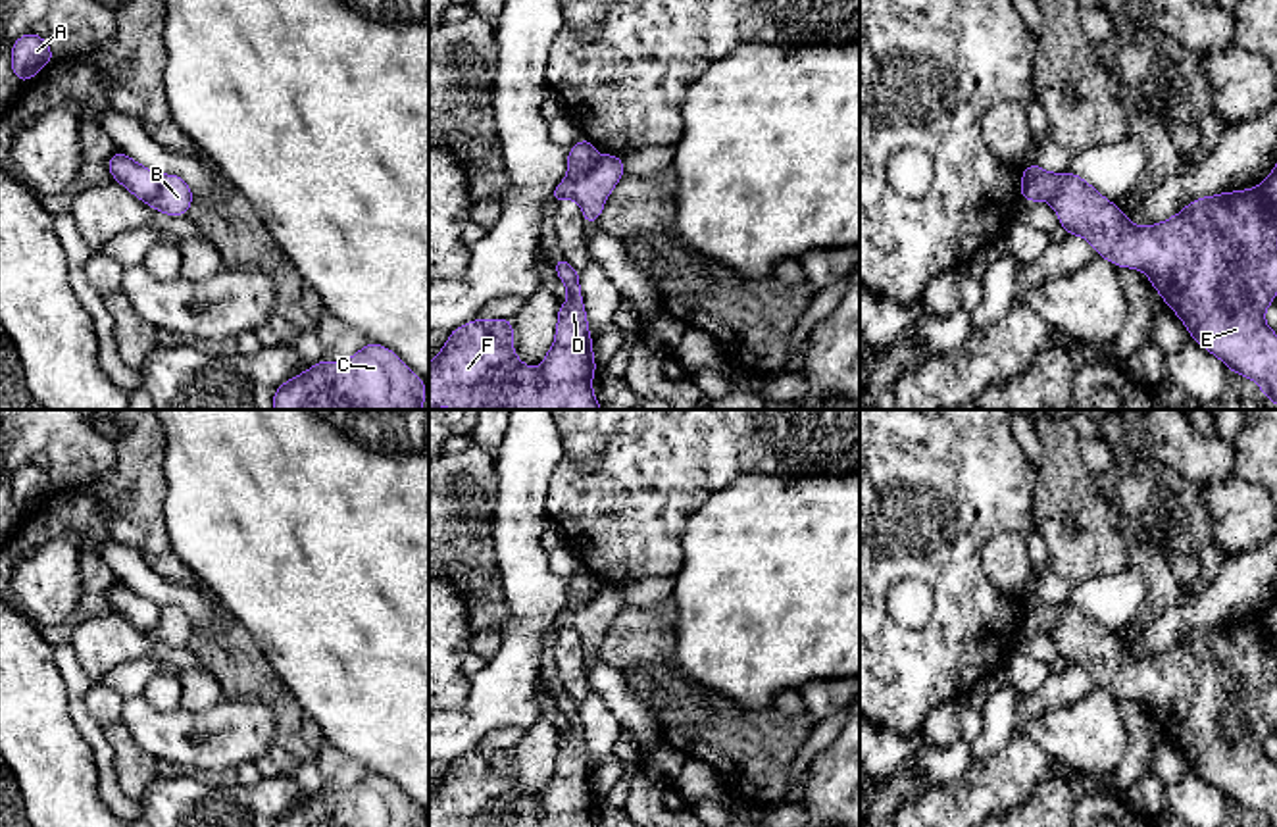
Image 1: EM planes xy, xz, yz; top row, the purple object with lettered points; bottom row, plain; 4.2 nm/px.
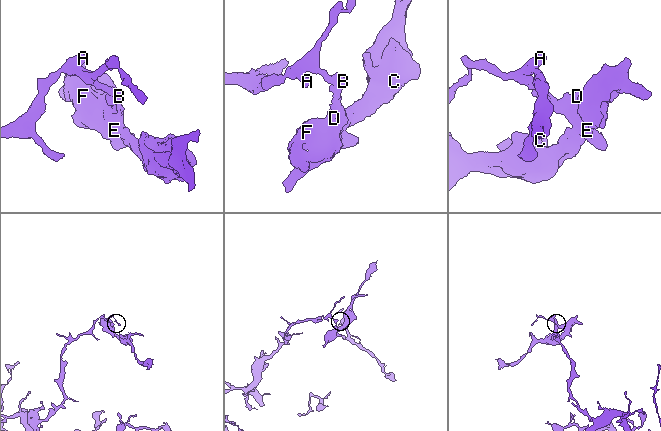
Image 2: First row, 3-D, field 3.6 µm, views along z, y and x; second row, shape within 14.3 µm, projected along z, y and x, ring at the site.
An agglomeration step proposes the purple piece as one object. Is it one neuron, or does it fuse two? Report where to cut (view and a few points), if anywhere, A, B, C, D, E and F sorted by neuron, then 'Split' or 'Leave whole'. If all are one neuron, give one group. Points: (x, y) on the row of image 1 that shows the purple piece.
Split along xz (597, 160), (581, 175), (566, 177). Groups: A / B C D E F. Split

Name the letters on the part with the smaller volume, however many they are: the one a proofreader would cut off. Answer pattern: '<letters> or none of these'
B, C, D, E, F

